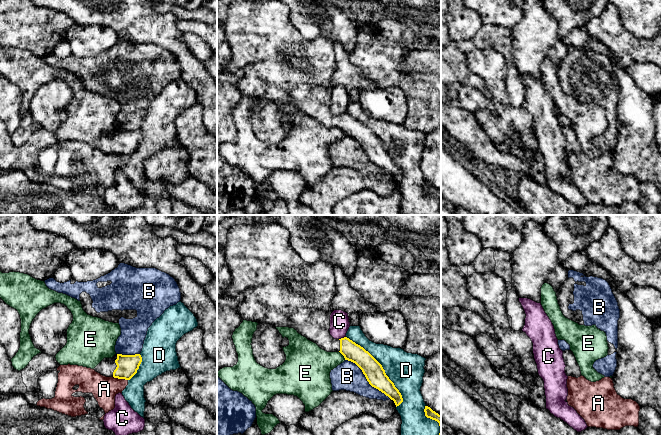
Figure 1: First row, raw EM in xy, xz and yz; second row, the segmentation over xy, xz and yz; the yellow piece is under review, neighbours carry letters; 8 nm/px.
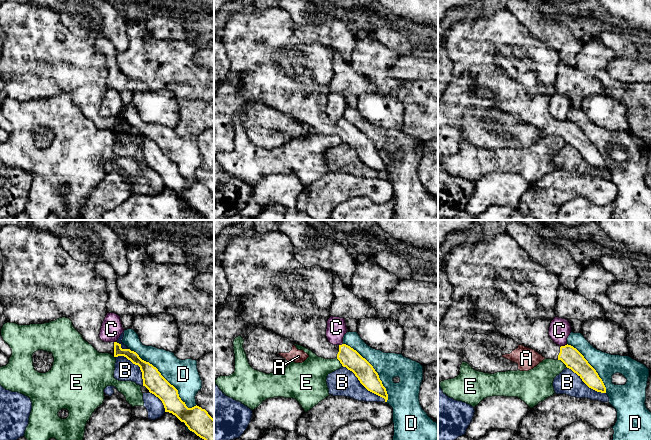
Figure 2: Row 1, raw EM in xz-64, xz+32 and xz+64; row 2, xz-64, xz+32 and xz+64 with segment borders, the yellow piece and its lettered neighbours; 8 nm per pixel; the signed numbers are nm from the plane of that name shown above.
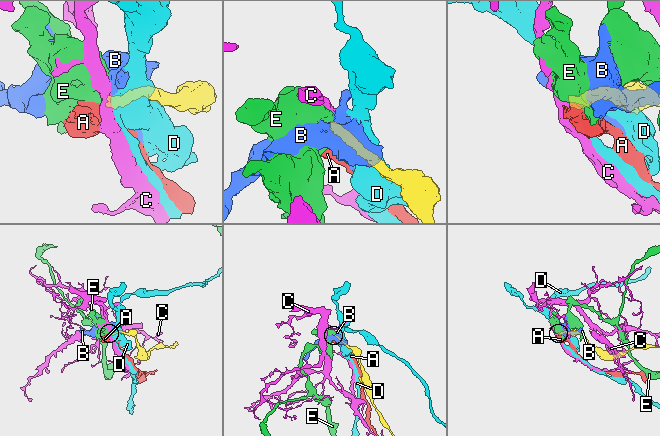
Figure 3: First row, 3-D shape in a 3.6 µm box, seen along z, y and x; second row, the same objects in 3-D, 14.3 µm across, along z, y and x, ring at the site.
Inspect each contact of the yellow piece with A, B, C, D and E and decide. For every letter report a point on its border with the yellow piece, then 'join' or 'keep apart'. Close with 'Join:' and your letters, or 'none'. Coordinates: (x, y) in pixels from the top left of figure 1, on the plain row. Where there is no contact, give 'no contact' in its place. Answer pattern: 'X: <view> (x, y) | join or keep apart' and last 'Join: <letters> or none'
A: xy (120, 154) | keep apart
B: xz (366, 154) | keep apart
C: xz (342, 114) | keep apart
D: xz (382, 144) | keep apart
E: xz (342, 130) | keep apart
Join: none

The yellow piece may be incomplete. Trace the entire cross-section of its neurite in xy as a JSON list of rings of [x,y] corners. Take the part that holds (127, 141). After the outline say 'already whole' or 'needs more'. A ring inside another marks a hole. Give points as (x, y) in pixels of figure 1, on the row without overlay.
[[[115,130],[112,134],[104,134],[94,146],[106,153],[130,156],[142,138],[140,130]]]; needs more

